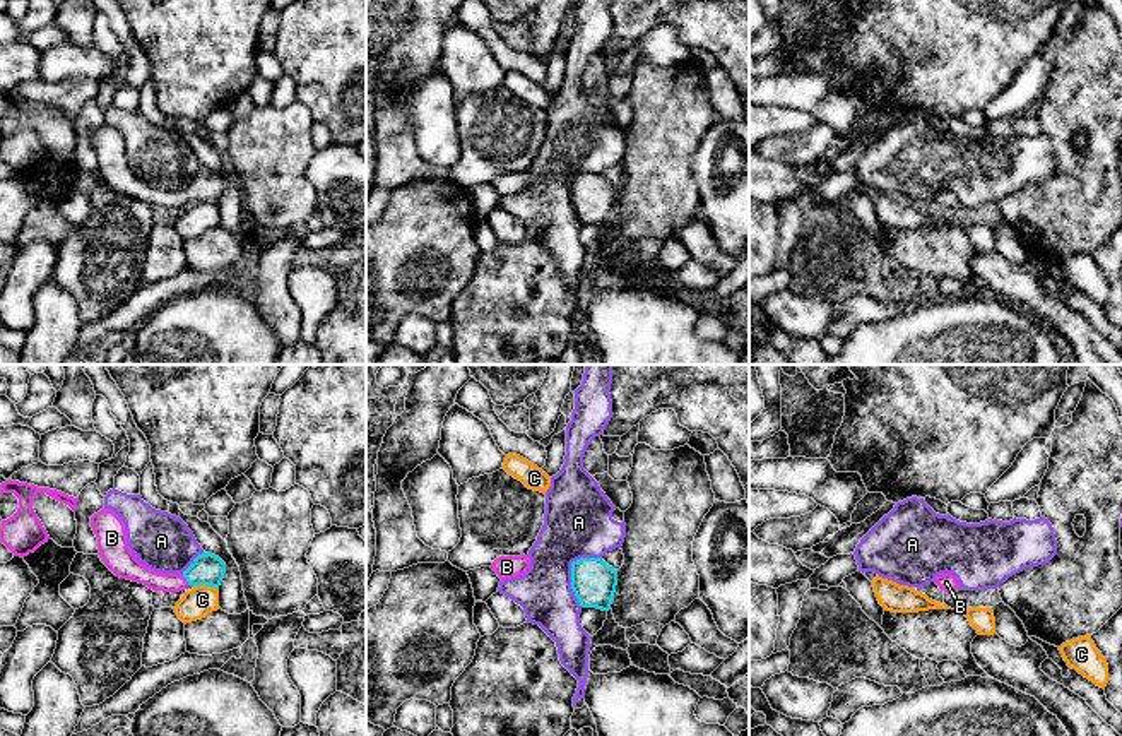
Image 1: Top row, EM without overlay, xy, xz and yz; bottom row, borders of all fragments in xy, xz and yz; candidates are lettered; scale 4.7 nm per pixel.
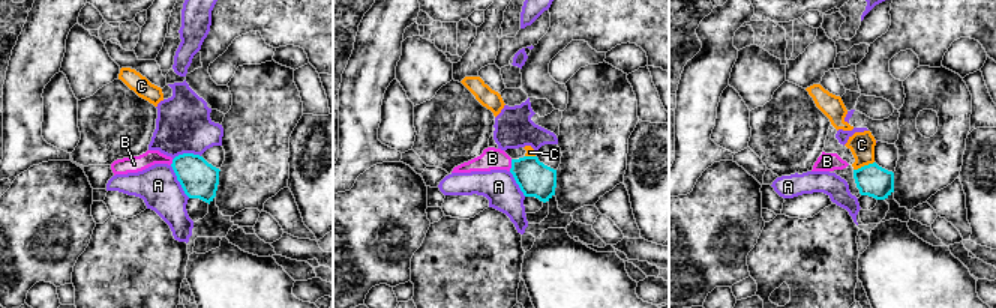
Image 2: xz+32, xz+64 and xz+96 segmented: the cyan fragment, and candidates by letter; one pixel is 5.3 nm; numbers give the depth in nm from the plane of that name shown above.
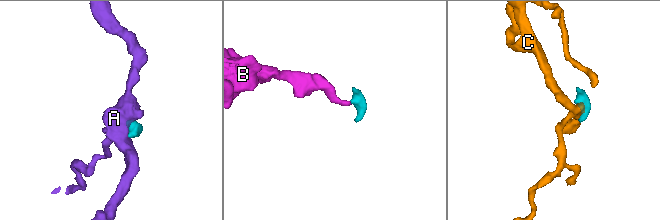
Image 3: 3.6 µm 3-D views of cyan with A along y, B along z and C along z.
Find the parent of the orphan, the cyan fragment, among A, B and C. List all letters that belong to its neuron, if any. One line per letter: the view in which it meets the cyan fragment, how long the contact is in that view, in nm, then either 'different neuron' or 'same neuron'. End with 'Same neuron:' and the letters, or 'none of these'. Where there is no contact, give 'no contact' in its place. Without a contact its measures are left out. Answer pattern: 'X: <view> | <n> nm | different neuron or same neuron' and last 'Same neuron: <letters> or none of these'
A: xz | 260 nm | different neuron
B: xy | 70 nm | same neuron
C: xy | 110 nm | different neuron
Same neuron: B

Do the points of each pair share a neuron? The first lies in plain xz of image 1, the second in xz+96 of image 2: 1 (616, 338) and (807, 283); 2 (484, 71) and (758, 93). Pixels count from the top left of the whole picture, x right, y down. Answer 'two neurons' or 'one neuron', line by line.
1: two neurons
2: one neuron

